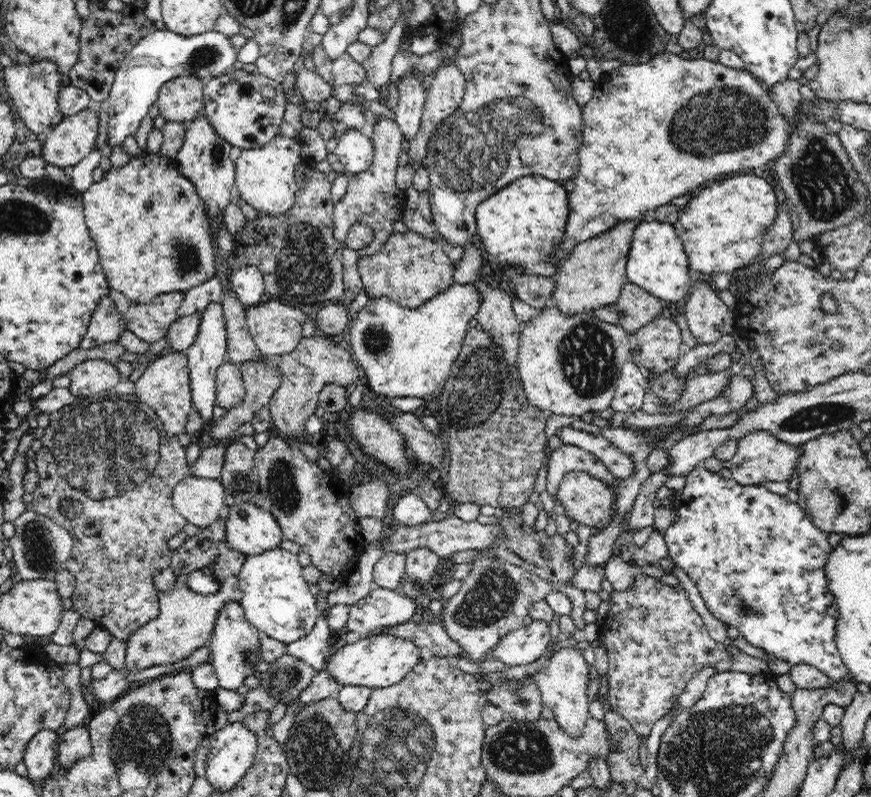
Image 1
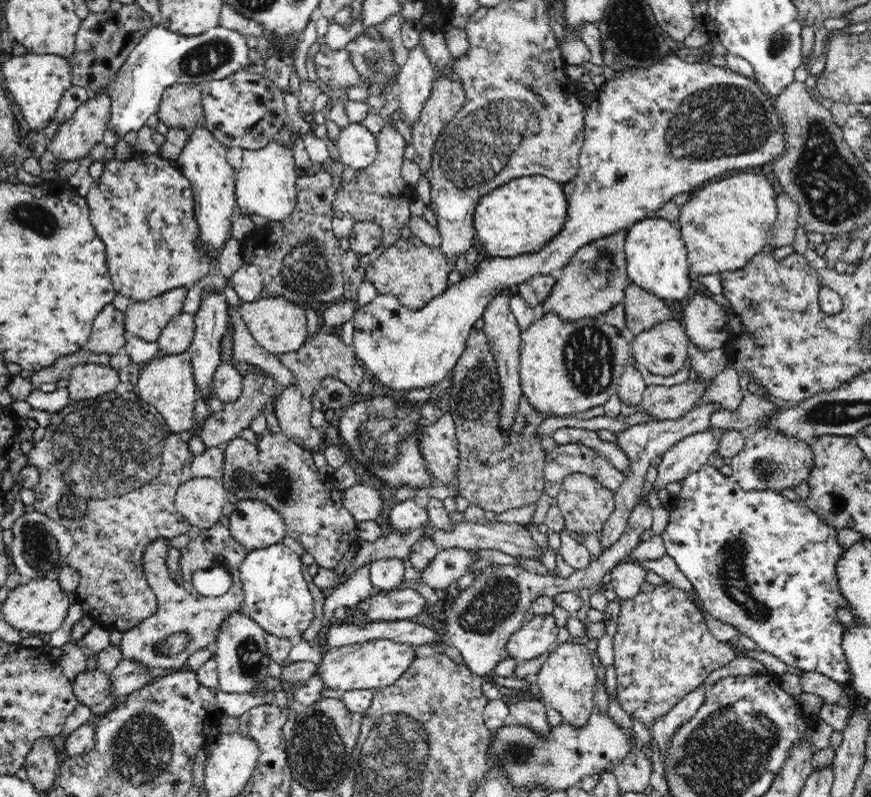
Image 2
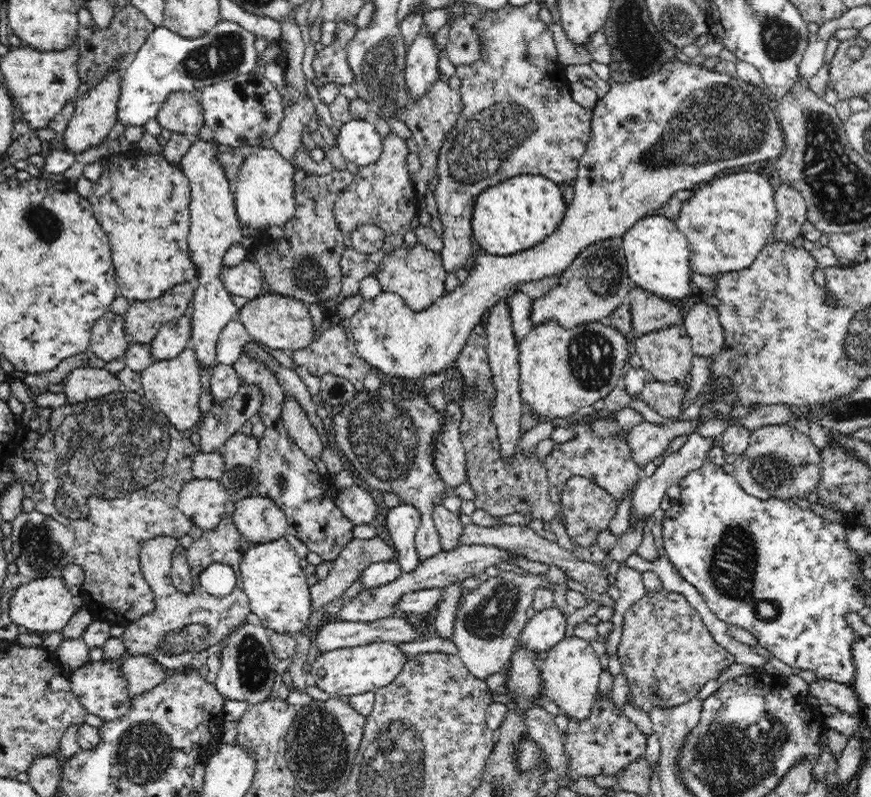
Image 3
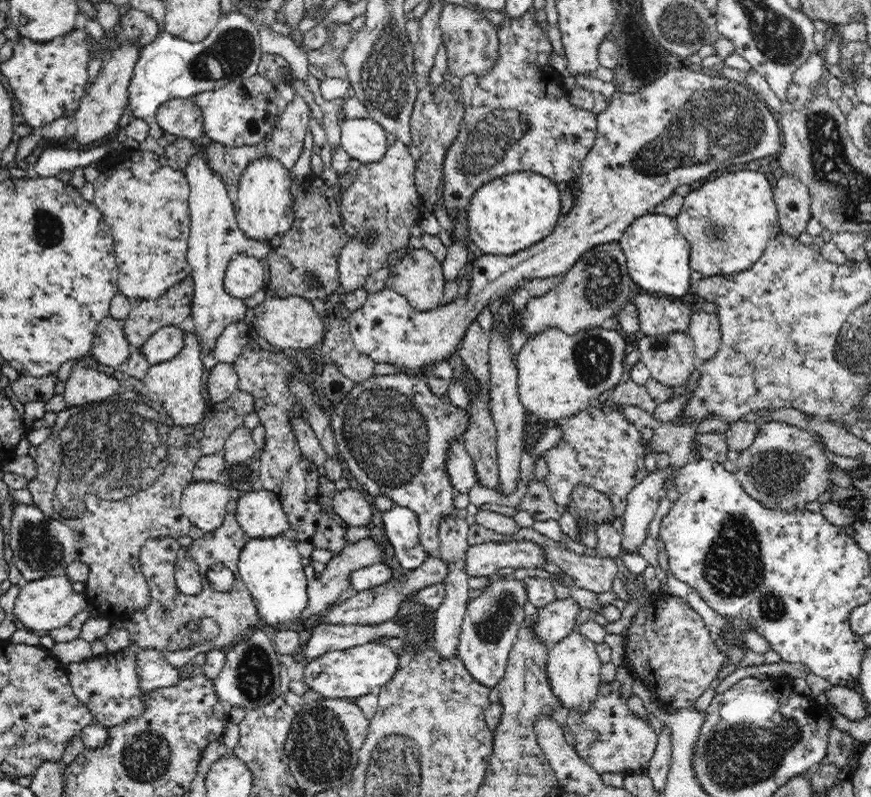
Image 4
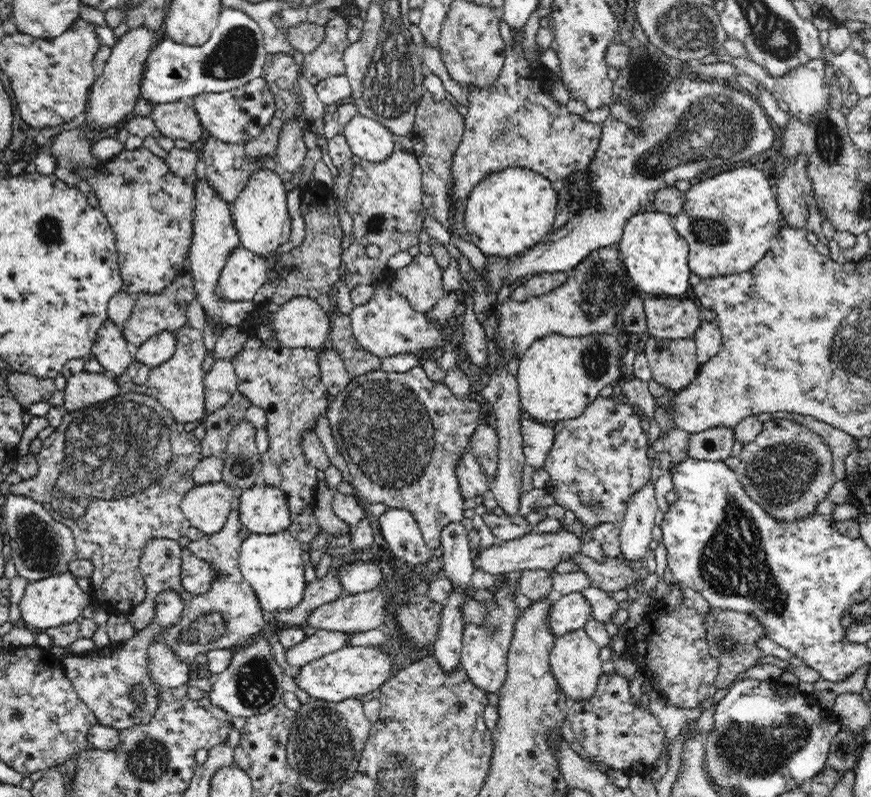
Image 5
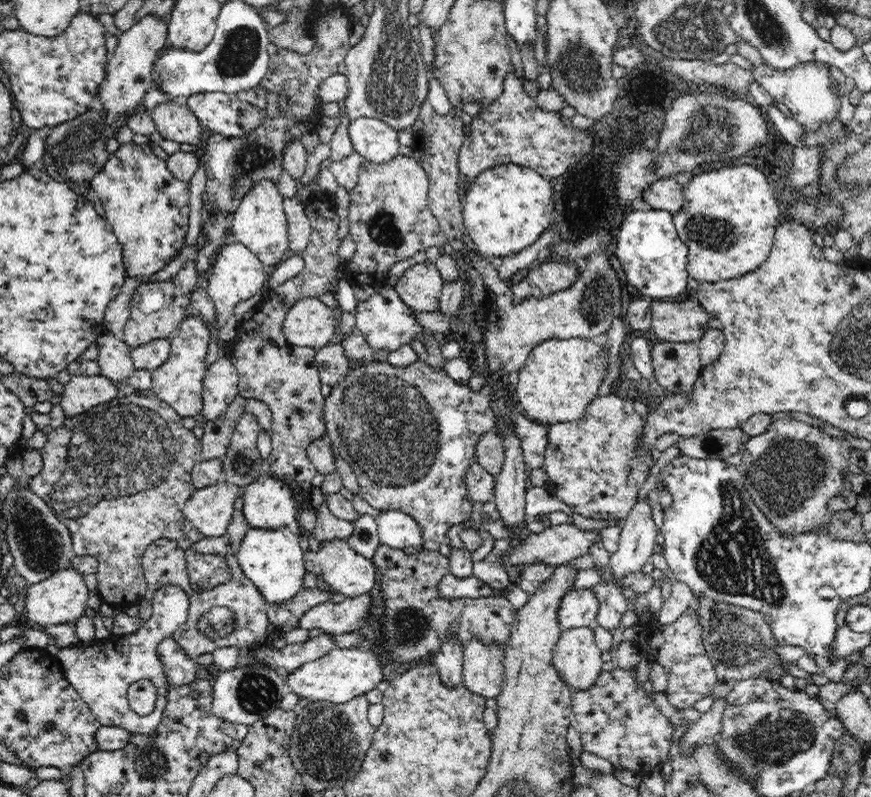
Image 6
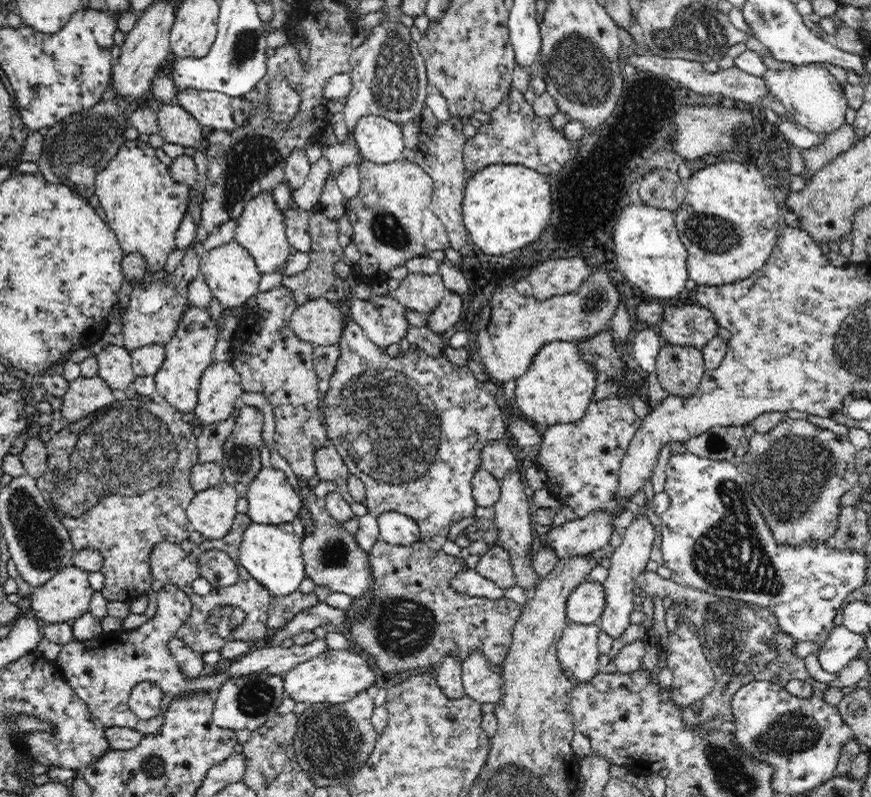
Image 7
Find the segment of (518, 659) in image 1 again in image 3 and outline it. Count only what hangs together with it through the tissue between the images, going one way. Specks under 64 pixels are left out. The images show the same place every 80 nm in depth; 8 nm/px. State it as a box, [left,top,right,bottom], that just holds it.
[517,606,570,653]

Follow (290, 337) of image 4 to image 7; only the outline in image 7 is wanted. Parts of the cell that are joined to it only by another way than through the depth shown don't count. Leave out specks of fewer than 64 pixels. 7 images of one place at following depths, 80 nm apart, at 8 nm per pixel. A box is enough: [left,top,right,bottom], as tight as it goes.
[289,296,347,345]

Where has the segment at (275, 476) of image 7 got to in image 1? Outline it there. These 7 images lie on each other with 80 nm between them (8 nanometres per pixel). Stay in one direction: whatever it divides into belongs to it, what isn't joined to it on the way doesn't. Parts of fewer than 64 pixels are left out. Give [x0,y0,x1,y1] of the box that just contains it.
[225,502,284,556]

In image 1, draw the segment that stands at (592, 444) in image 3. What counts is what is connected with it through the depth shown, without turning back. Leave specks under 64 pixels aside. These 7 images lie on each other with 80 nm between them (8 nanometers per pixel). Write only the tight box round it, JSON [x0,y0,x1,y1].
[546,445,617,497]

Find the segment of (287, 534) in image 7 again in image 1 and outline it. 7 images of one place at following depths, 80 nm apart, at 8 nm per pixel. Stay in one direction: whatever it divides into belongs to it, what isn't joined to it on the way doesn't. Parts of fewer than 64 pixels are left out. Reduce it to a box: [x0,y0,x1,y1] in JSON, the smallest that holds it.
[239,546,319,645]

